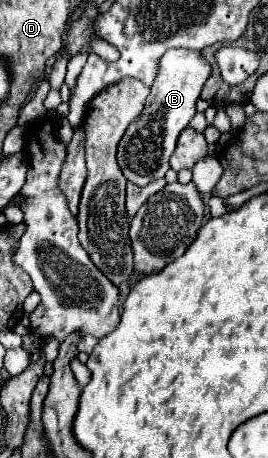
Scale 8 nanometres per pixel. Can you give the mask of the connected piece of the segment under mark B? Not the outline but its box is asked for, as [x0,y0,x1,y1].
[116,49,210,187]

